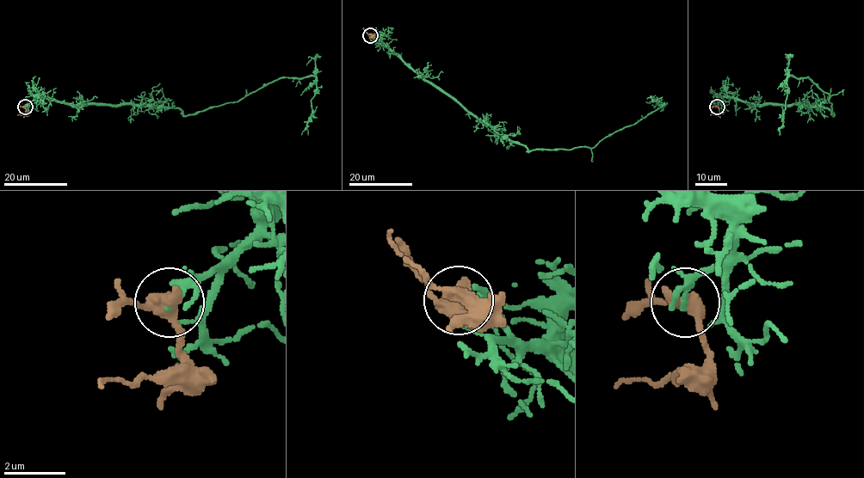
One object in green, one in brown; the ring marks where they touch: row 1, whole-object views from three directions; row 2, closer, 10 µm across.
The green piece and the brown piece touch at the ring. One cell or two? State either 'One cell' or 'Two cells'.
Two cells

